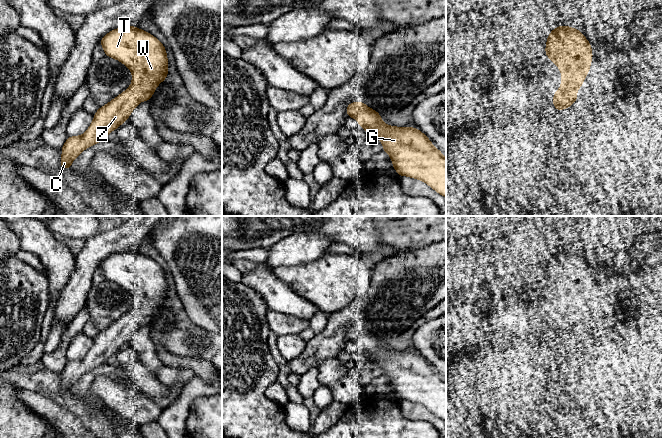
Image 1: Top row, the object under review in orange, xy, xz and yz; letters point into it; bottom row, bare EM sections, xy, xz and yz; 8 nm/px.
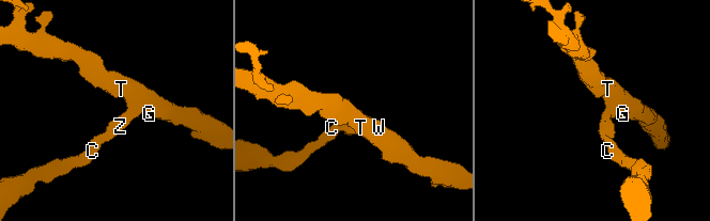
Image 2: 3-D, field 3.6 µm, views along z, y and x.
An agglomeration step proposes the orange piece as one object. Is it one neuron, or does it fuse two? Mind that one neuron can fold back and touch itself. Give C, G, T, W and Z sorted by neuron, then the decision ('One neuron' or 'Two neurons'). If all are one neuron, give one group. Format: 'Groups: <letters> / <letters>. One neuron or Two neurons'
Groups: C G T W Z. One neuron

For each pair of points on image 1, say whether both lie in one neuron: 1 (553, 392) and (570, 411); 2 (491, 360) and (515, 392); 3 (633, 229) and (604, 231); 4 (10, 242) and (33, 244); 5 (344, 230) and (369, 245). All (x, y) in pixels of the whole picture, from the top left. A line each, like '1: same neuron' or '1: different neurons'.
1: same neuron
2: same neuron
3: same neuron
4: different neurons
5: same neuron

